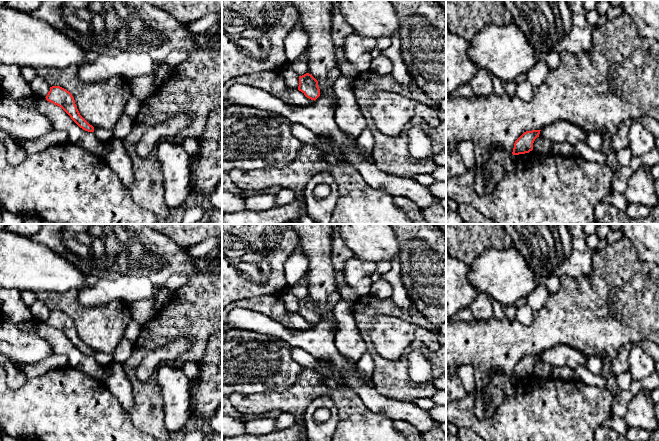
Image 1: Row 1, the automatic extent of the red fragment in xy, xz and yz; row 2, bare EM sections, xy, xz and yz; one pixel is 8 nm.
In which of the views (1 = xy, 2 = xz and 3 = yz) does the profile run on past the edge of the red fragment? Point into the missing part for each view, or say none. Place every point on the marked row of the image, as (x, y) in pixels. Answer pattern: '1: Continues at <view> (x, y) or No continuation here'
1: No continuation here
2: No continuation here
3: No continuation here

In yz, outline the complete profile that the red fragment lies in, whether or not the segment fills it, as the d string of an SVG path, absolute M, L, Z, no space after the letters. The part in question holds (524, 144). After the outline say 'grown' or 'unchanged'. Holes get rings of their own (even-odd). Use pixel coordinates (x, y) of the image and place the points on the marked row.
M541 130L524 132L514 143L513 155L529 153L533 150L533 143L539 137Z; unchanged

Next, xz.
M309 73L299 76L298 90L314 101L320 96L318 81Z; unchanged

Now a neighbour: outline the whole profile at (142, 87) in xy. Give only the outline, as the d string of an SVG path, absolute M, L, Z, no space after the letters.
M142 75L130 80L132 96L140 102L148 99L157 89L154 75Z

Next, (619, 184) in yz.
M653 149L639 158L635 158L629 166L620 167L620 169L614 173L612 192L624 193L627 187L627 180L639 164L645 164L649 167L659 164L659 152L656 149Z

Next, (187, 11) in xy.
M147 0L182 23L198 21L213 12L222 11L222 0Z

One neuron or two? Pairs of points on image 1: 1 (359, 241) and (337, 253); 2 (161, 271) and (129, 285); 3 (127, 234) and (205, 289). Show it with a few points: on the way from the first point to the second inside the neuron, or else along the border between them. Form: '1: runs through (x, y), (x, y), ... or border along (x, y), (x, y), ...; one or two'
1: border along (339, 234), (355, 256); two
2: border along (122, 277), (145, 276), (152, 284), (155, 293); two
3: border along (211, 277), (205, 274), (197, 274), (190, 279); two

